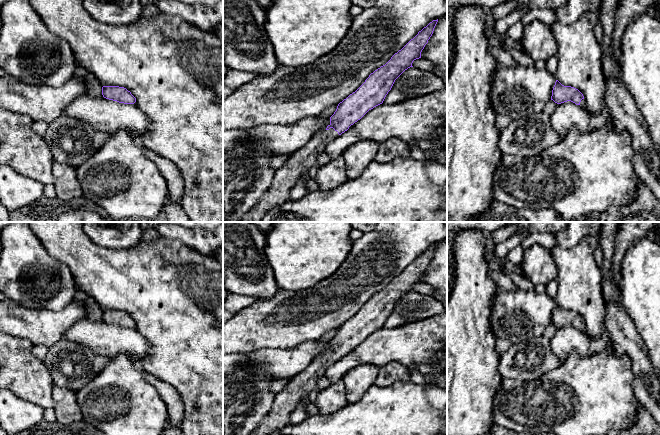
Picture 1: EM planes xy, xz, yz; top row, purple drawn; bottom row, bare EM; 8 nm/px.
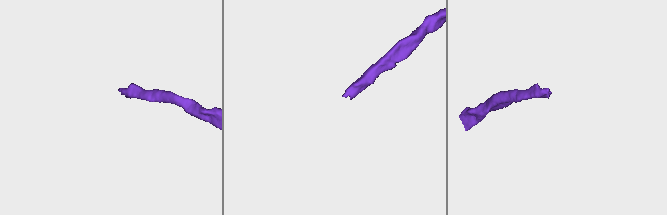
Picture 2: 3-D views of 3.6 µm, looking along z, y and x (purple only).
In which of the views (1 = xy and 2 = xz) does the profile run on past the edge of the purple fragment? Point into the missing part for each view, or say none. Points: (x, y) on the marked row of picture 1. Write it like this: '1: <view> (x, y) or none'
1: none
2: xz (299, 163)

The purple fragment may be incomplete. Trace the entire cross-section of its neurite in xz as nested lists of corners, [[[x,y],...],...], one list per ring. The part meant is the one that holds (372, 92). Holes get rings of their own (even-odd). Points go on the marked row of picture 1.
[[[438,19],[433,20],[419,31],[385,65],[371,73],[355,92],[338,104],[327,128],[318,132],[276,170],[270,189],[239,222],[261,222],[270,208],[289,200],[290,190],[302,175],[317,164],[317,158],[324,152],[326,145],[347,131],[369,110],[382,104],[395,80],[405,70],[413,67],[414,60],[421,58],[421,52],[432,36],[437,22]]]

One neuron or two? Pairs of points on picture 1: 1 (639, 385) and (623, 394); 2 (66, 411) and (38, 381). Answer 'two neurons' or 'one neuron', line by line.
1: two neurons
2: two neurons

